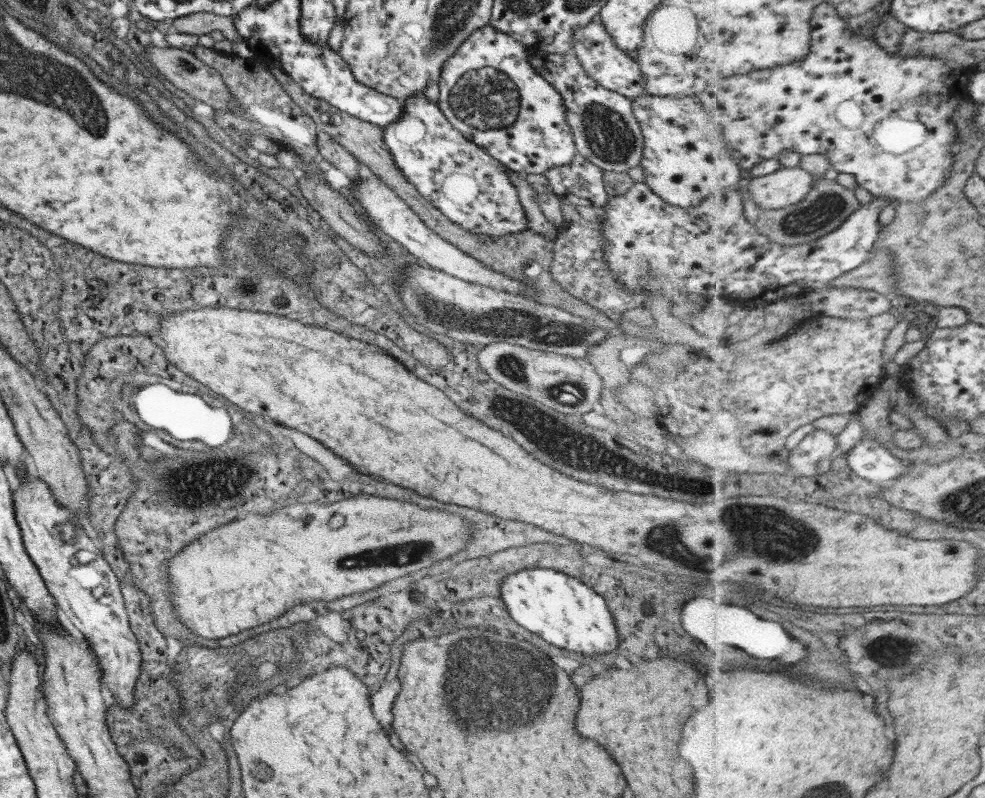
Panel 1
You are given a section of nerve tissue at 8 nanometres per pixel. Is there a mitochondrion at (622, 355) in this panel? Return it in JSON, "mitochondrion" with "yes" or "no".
{"mitochondrion":"no"}

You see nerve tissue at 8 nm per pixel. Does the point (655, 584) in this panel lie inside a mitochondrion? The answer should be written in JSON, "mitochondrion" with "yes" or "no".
{"mitochondrion":"no"}

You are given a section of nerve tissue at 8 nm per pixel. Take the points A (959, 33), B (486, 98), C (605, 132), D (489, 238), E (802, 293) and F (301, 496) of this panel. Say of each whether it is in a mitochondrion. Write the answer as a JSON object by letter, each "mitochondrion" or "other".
{"A":"other","B":"mitochondrion","C":"mitochondrion","D":"other","E":"other","F":"other"}

